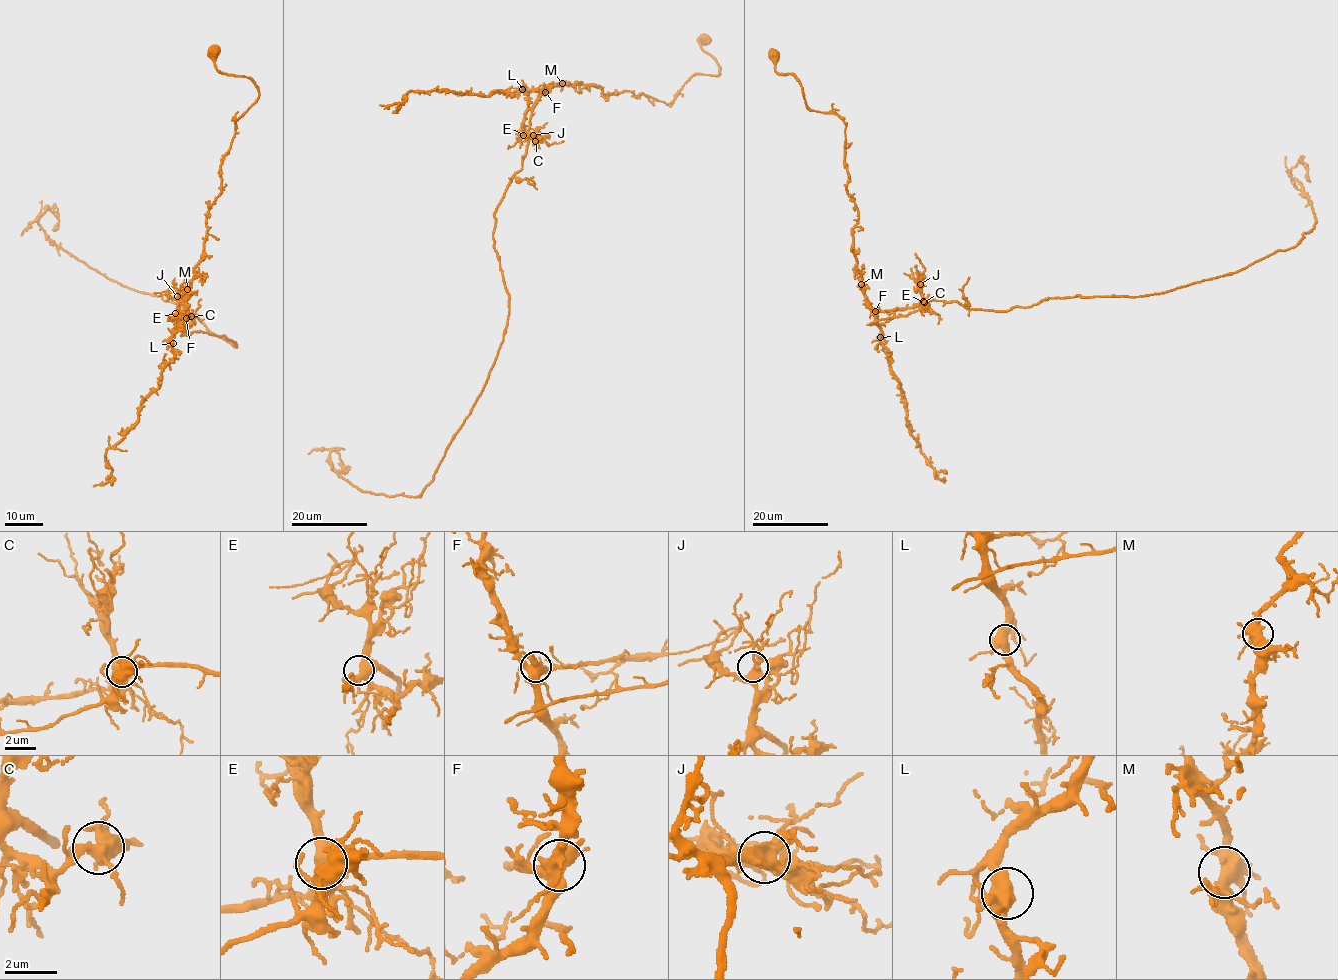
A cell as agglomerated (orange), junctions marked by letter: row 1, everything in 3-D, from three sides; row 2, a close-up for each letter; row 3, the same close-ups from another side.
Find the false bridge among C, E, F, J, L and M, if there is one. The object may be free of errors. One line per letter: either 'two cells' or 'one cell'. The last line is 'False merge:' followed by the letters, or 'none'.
C: one cell
E: one cell
F: two cells
J: one cell
L: one cell
M: one cell
False merge: F

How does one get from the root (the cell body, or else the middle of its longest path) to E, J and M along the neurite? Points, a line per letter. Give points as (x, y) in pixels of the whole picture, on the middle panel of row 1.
E: (494, 243), (494, 212), (511, 177), (522, 167), (528, 143), (523, 135)
J: (494, 243), (494, 212), (511, 177), (521, 169), (527, 137), (533, 135)
M: (494, 243), (494, 212), (526, 152), (528, 140), (520, 131), (523, 117), (540, 94), (562, 83)

